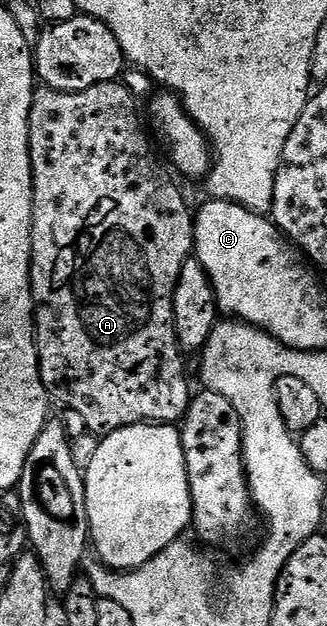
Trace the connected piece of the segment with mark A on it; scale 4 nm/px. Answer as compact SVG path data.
M117 80L117 81L114 81L114 82L103 82L103 83L102 83L102 84L94 84L94 88L86 88L86 89L85 89L85 90L83 90L83 91L82 91L82 92L62 92L62 91L61 91L61 90L55 90L55 89L54 89L54 88L50 88L50 87L49 87L49 86L45 86L45 85L41 85L41 86L40 86L40 87L39 87L39 89L37 89L37 91L36 91L36 95L35 95L35 96L33 96L33 97L32 97L32 107L31 107L31 108L30 108L30 136L29 136L29 137L28 137L28 147L29 147L29 148L30 148L30 160L31 160L31 161L32 161L32 305L33 305L33 307L34 307L34 325L35 325L35 328L36 328L36 351L37 351L37 352L38 352L38 364L39 364L39 365L40 365L40 379L41 379L41 380L42 380L42 384L43 384L43 385L44 385L44 389L45 389L45 390L47 390L47 391L48 391L48 397L49 397L49 399L52 399L52 400L55 400L55 401L56 401L56 398L57 398L57 400L58 400L58 401L60 401L60 402L61 402L61 404L62 404L62 405L64 405L64 406L69 406L69 408L70 408L70 409L72 409L72 410L73 410L73 412L74 412L74 413L76 413L76 414L77 414L77 416L78 416L78 417L80 417L80 418L81 418L81 420L82 420L82 421L84 421L84 422L85 422L85 424L86 424L86 425L88 425L88 426L85 426L85 427L87 427L87 429L88 429L88 430L89 430L89 431L92 431L92 432L107 432L107 431L110 431L110 430L117 430L117 429L118 429L118 428L122 428L122 427L123 427L123 426L133 426L133 425L134 425L134 423L135 423L135 422L159 422L159 423L161 423L161 424L176 424L176 423L179 423L179 422L180 422L180 421L181 421L181 419L183 419L183 417L184 417L184 414L185 414L185 412L187 412L187 410L188 410L188 403L189 403L189 401L190 401L190 393L189 393L189 394L188 394L188 374L187 374L187 372L186 372L186 371L184 371L184 358L186 358L186 354L185 354L185 351L184 351L184 350L182 350L182 349L181 349L181 346L180 346L180 342L179 342L179 332L178 332L178 331L177 331L177 330L176 330L176 326L175 326L175 316L174 316L174 300L175 300L175 288L176 288L176 285L177 285L177 284L178 284L178 282L179 282L179 274L180 274L180 273L181 273L181 272L182 272L182 268L183 268L183 265L184 265L184 264L186 264L186 262L187 262L187 260L188 260L188 258L190 258L190 257L193 257L193 254L194 254L194 243L195 243L195 240L196 240L196 228L195 228L195 225L194 225L194 214L193 214L193 211L192 211L192 210L191 210L191 209L190 209L190 207L189 207L189 206L188 206L188 205L187 205L187 204L186 204L186 202L185 202L185 201L184 201L184 199L183 199L183 192L182 192L182 189L181 189L181 187L180 187L180 186L179 186L179 185L177 185L177 186L176 186L176 182L175 182L175 180L174 180L174 179L172 179L172 178L171 178L171 176L170 176L170 175L168 175L168 170L169 170L169 167L168 167L168 166L167 166L167 165L165 165L165 166L166 166L166 167L164 167L164 166L163 166L163 164L162 164L162 163L160 163L160 158L159 158L159 156L158 156L158 155L156 155L156 154L155 154L155 152L154 152L154 151L152 151L152 142L153 142L153 139L152 139L152 138L151 138L151 137L150 137L150 134L149 134L149 131L148 131L148 130L147 130L147 129L146 129L146 126L145 126L145 130L146 130L146 131L144 131L144 126L143 126L143 124L142 124L142 123L140 123L140 110L139 110L139 108L138 108L138 107L136 107L136 106L139 106L139 105L138 105L138 100L137 100L137 99L136 99L136 97L135 97L135 96L134 96L134 95L132 95L132 94L131 94L131 93L130 93L130 91L129 91L129 90L127 90L127 88L126 88L126 87L125 87L125 86L124 86L124 83L123 83L123 81L120 81L120 80Z

